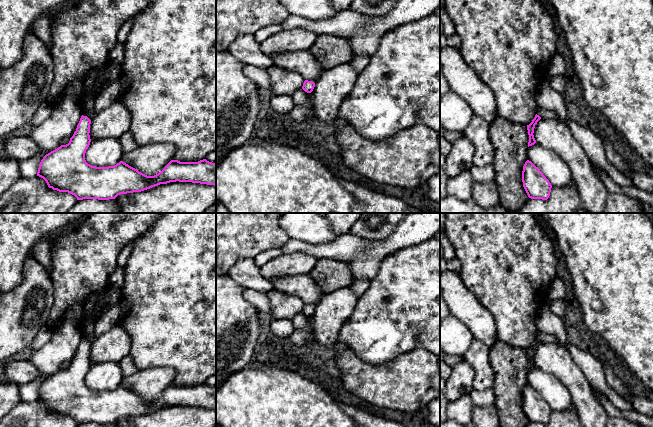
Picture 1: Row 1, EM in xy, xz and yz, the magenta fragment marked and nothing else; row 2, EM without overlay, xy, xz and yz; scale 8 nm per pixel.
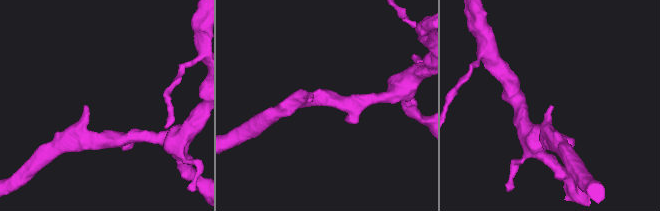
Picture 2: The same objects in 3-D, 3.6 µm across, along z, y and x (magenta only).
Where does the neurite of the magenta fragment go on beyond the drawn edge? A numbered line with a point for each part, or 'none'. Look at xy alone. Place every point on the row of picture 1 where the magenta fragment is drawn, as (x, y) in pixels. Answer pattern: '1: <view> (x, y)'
none

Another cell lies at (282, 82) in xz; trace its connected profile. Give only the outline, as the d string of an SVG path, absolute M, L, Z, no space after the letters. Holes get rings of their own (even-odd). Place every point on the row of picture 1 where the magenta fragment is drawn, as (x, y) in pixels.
M274 65L266 70L270 80L270 91L274 96L292 96L296 90L302 88L305 81L300 74Z

